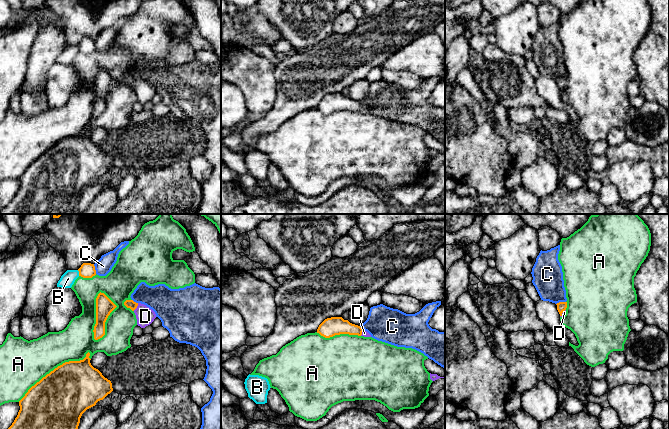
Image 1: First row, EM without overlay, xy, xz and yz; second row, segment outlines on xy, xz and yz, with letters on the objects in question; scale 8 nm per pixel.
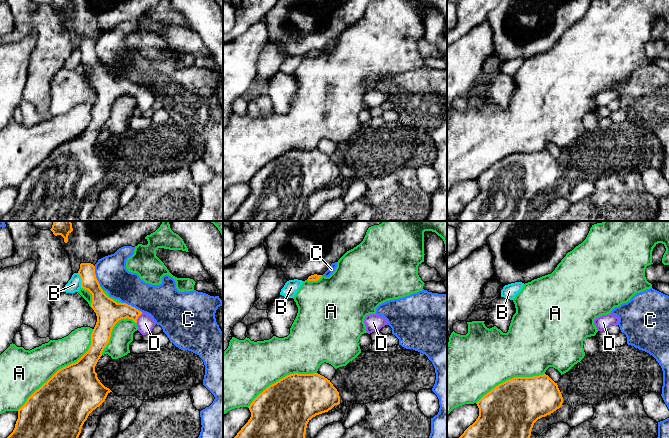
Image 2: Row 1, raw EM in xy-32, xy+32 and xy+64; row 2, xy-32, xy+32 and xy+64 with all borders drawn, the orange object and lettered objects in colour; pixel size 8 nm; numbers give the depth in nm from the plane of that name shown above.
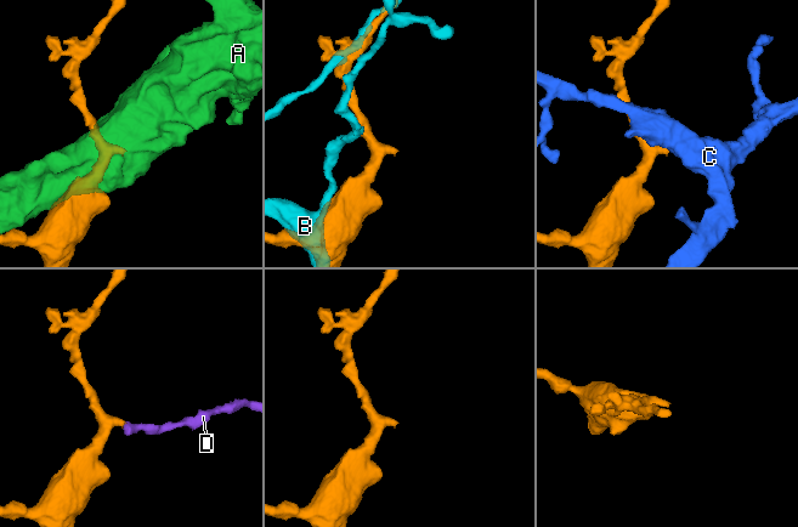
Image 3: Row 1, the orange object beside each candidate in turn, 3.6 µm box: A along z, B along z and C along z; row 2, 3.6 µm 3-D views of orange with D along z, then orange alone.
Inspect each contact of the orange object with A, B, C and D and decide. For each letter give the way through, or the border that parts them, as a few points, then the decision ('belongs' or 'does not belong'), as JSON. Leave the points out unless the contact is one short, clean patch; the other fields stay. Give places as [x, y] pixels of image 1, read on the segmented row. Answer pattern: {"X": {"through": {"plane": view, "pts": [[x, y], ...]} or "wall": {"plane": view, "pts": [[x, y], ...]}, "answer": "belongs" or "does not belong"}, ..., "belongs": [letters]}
{"A": {"answer": "does not belong"}, "B": {"wall": {"plane": "xy", "pts": [[77, 270], [79, 275]]}, "answer": "does not belong"}, "C": {"answer": "does not belong"}, "D": {"through": {"plane": "xy", "pts": [[131, 304], [136, 307], [145, 316]]}, "answer": "belongs"}, "belongs": ["D"]}

